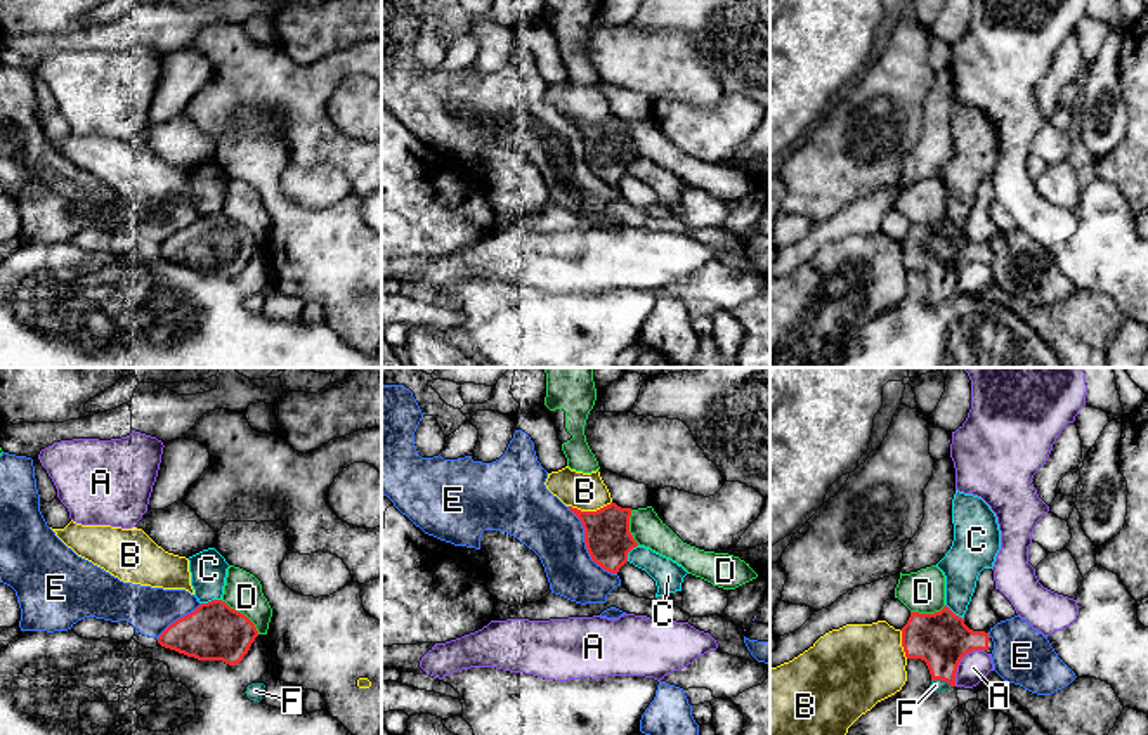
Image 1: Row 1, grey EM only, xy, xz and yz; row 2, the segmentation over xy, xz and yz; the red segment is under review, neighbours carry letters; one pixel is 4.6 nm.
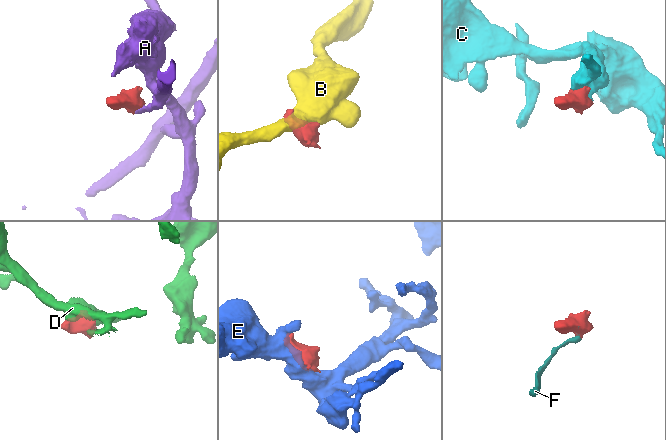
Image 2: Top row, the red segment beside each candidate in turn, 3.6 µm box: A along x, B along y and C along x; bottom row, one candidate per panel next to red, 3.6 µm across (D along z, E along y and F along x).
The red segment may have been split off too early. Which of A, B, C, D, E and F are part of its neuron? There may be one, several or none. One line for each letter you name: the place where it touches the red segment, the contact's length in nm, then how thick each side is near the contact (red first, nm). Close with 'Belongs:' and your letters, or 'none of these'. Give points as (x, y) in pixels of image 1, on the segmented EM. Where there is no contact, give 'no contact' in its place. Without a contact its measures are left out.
F: meets red in yz at (942, 680); contact 100 nm long; 260 nm thick on the red side, 50 nm on the other
Belongs: F

